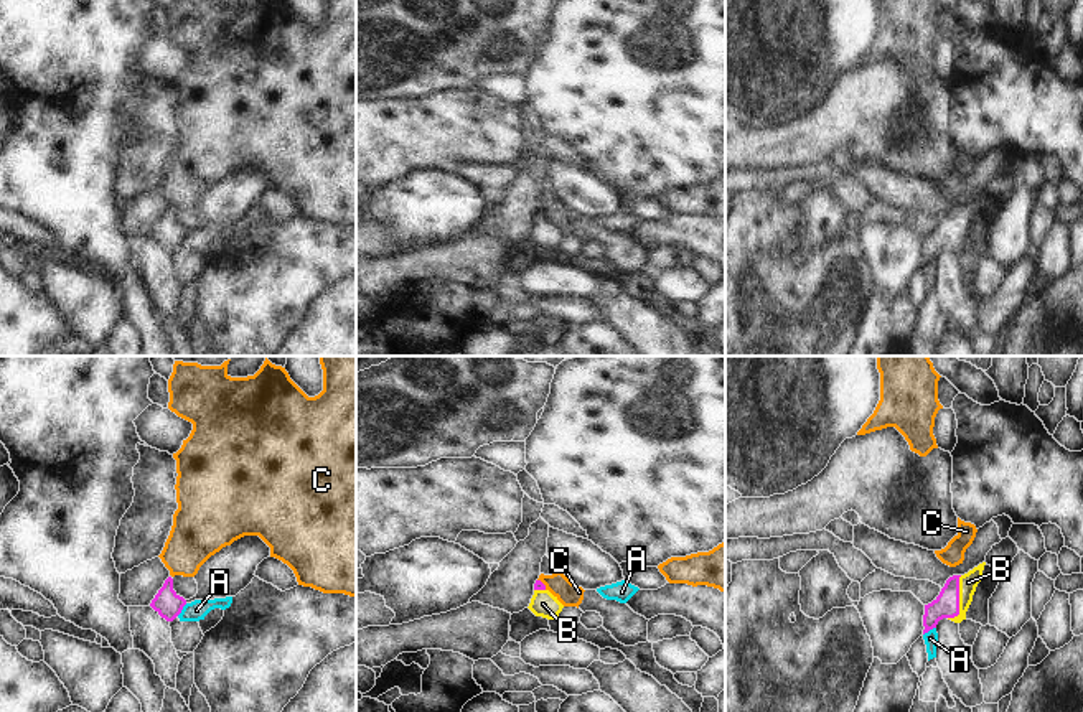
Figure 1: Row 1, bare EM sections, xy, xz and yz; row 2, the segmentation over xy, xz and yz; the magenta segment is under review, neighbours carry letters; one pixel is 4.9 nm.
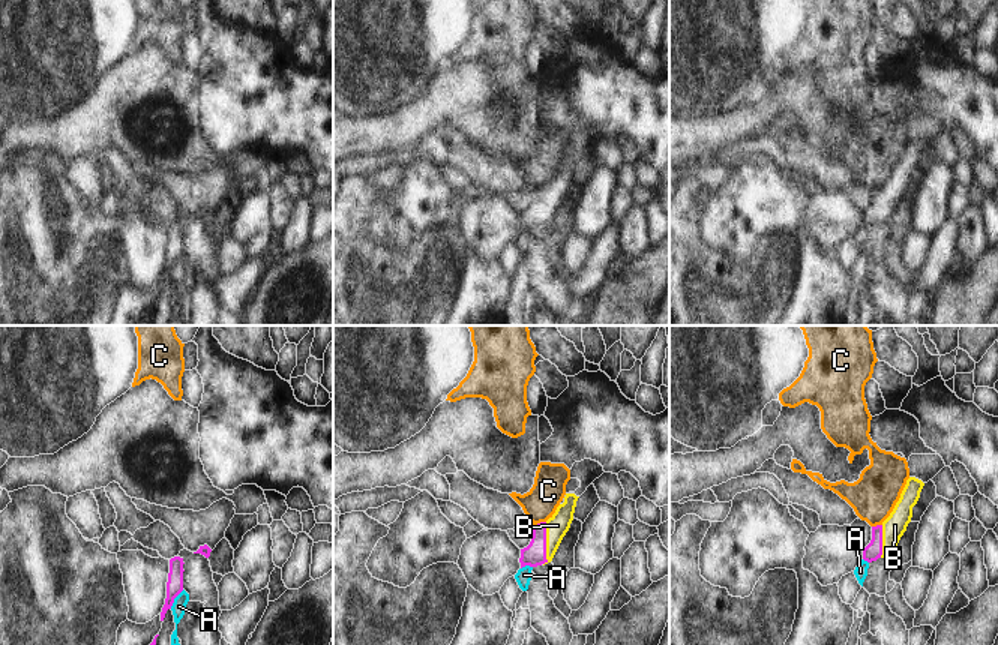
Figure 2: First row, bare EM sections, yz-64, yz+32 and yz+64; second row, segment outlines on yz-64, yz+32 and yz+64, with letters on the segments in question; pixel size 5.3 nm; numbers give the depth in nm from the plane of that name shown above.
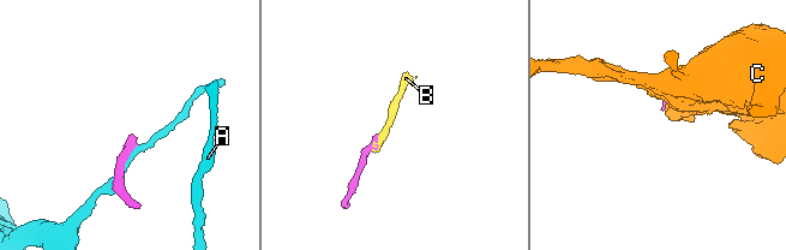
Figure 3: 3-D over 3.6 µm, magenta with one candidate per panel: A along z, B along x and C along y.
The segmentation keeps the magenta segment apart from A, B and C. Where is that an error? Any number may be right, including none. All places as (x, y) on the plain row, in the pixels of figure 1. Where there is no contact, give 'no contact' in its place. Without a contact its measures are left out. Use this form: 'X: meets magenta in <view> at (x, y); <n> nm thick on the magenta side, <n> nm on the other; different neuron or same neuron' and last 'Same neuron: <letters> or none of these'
A: meets magenta in xy at (182, 239); 130 nm thick on the magenta side, 100 nm on the other; different neuron
B: meets magenta in yz at (958, 231); 130 nm thick on the magenta side, 90 nm on the other; same neuron
C: meets magenta in xz at (543, 215); 50 nm thick on the magenta side, 110 nm on the other; different neuron
Same neuron: B

